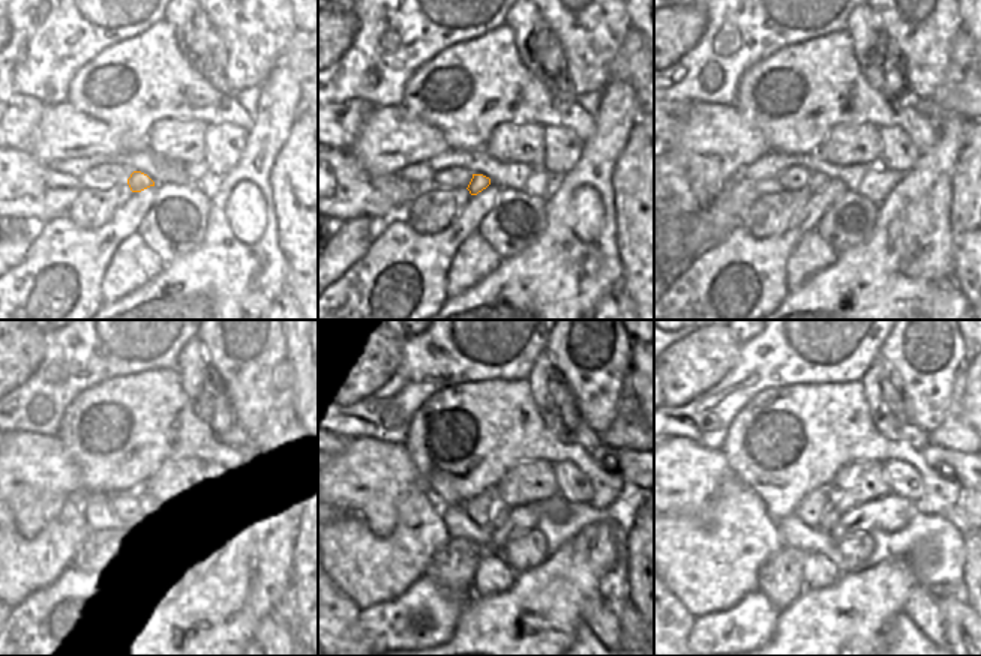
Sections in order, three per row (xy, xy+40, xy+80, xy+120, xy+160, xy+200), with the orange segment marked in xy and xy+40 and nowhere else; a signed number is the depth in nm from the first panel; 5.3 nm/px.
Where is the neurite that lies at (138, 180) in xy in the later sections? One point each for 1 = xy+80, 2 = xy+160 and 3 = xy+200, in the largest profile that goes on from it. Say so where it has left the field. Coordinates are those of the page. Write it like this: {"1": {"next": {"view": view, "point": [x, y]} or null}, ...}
{"1": {"next": {"view": "xy+80", "point": [816, 182]}}, "2": {"next": {"view": "xy+160", "point": [498, 514]}}, "3": {"next": {"view": "xy+200", "point": [831, 517]}}}

